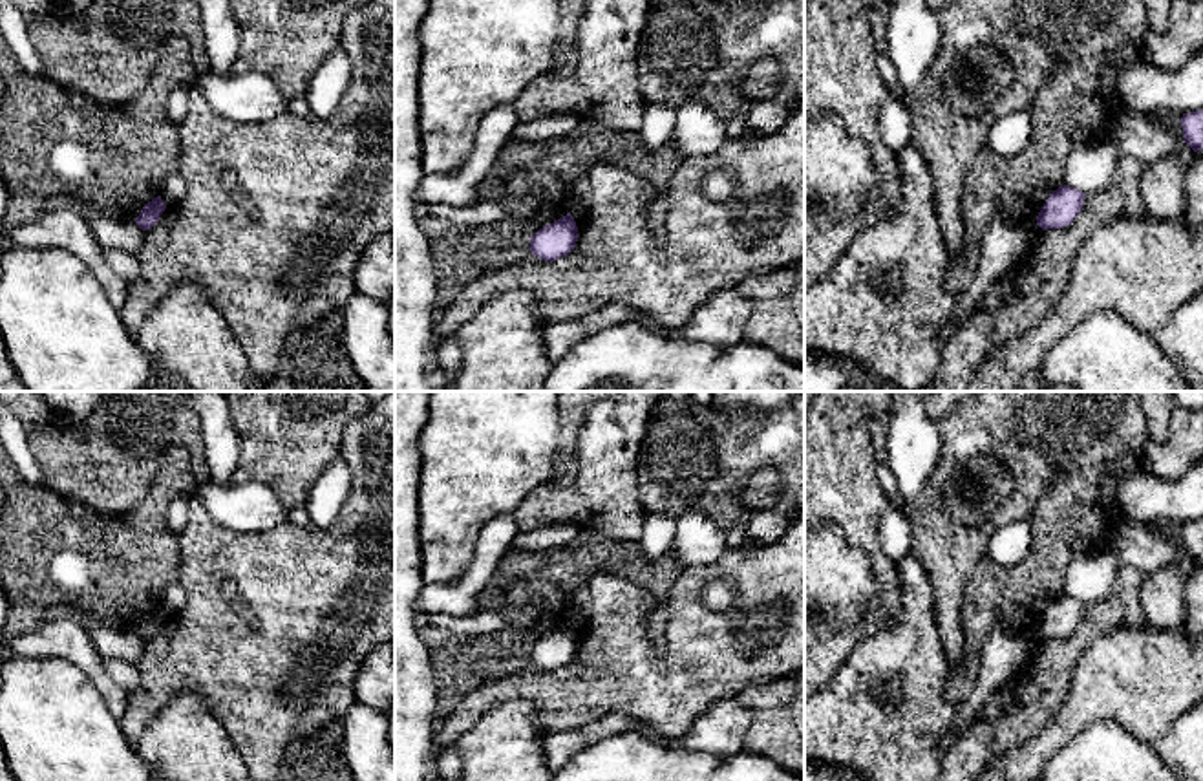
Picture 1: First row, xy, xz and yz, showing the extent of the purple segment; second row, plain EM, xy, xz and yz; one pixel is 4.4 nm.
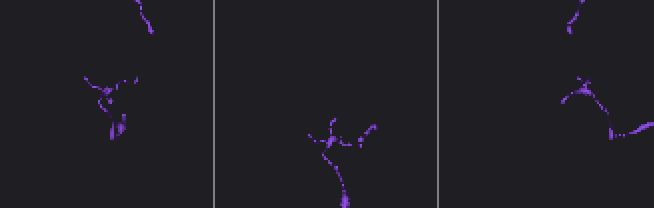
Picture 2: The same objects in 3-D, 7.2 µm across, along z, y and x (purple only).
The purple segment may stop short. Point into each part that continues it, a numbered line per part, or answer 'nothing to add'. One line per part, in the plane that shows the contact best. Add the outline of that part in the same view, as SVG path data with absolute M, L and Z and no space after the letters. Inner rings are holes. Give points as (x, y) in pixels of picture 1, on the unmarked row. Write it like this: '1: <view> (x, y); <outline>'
nothing to add

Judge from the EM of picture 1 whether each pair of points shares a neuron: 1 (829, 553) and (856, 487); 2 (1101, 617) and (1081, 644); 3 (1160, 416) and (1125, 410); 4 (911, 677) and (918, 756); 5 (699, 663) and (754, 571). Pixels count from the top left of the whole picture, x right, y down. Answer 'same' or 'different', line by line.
1: different
2: same
3: different
4: same
5: same

